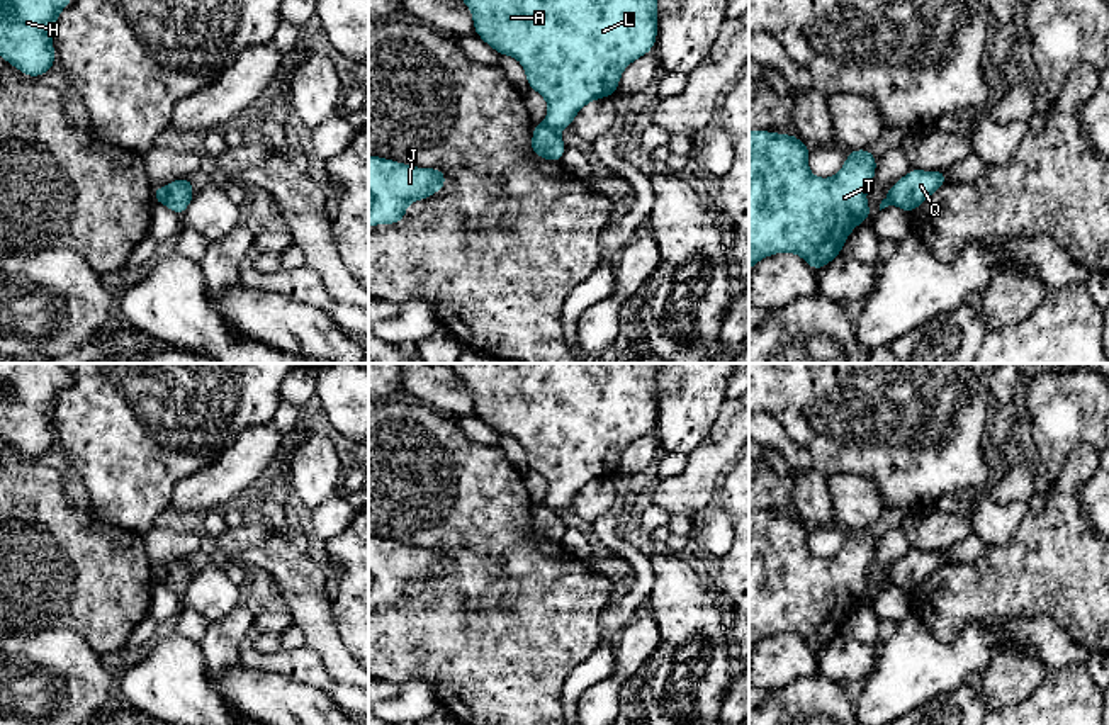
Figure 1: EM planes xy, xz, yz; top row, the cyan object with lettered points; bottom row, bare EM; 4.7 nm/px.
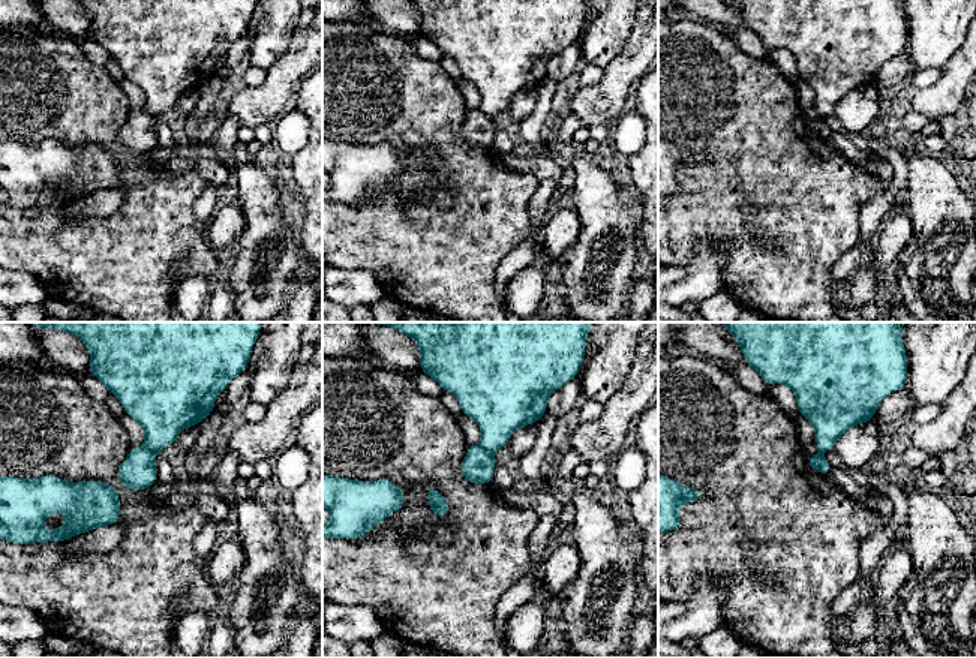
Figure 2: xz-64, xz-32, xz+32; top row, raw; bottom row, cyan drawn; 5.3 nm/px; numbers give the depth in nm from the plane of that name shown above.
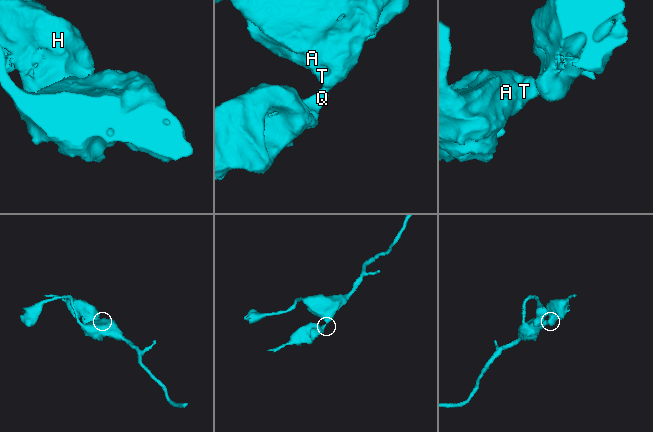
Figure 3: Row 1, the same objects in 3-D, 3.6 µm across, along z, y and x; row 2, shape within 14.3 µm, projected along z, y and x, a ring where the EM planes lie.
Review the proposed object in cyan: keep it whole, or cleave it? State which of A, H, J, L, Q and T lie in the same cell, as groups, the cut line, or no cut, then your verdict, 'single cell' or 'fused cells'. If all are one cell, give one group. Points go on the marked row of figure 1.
A L T / H J Q; cut in xy along (168, 187), (163, 202); fused cells

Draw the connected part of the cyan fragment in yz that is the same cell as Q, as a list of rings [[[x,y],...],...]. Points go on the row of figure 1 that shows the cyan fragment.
[[[910,168],[905,177],[888,188],[888,194],[893,205],[912,214],[944,183],[948,183],[946,170],[926,171]]]

